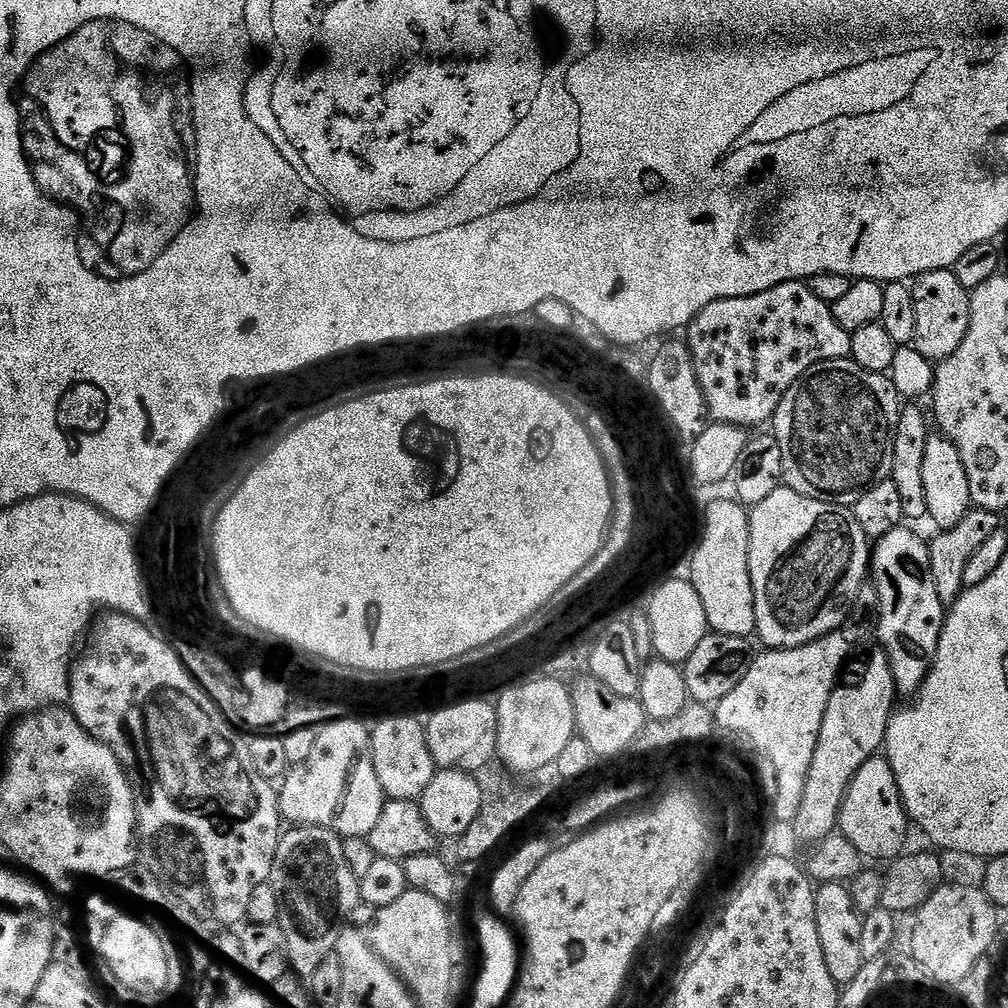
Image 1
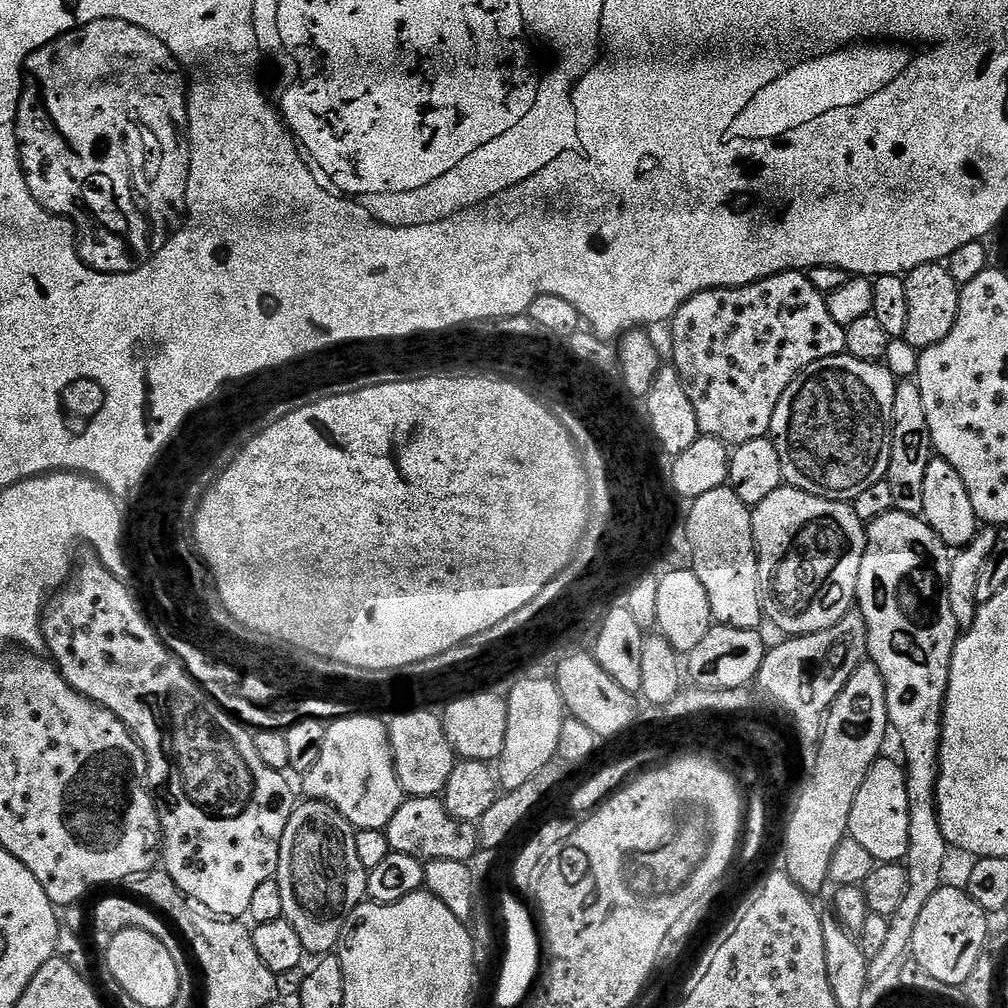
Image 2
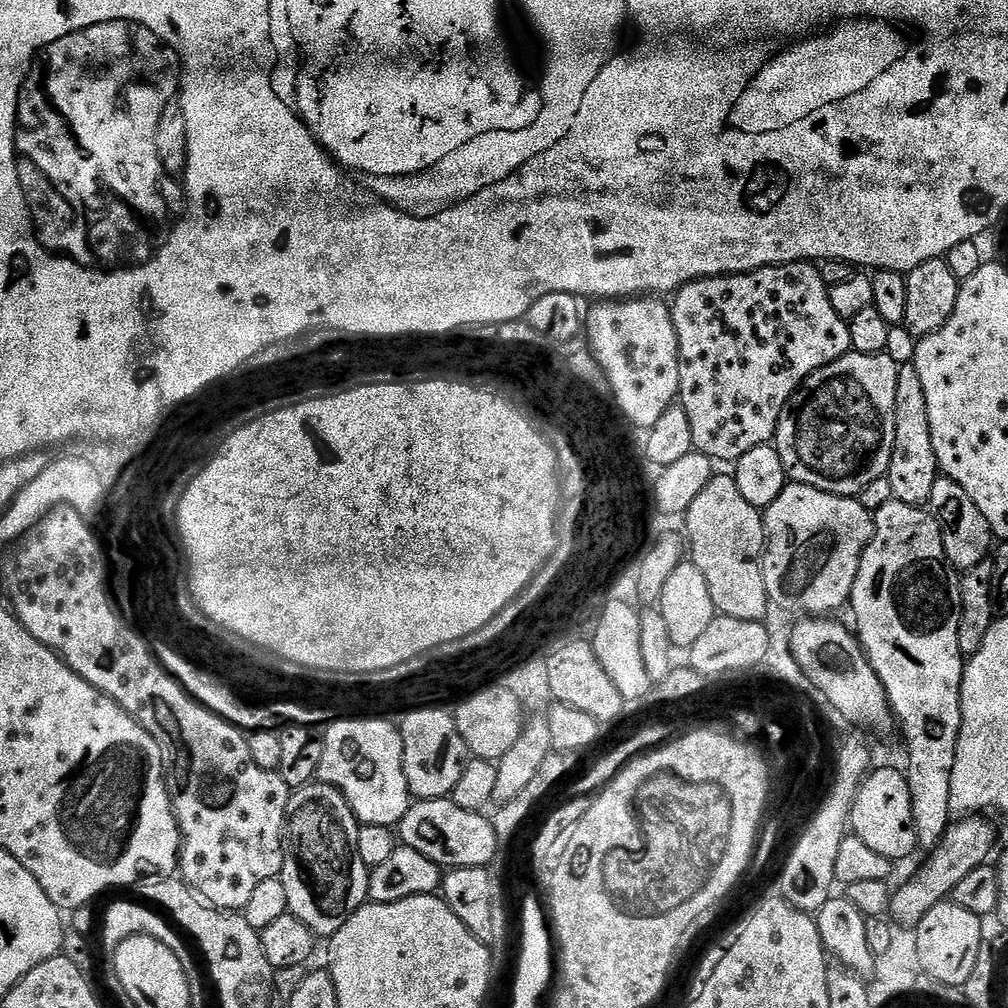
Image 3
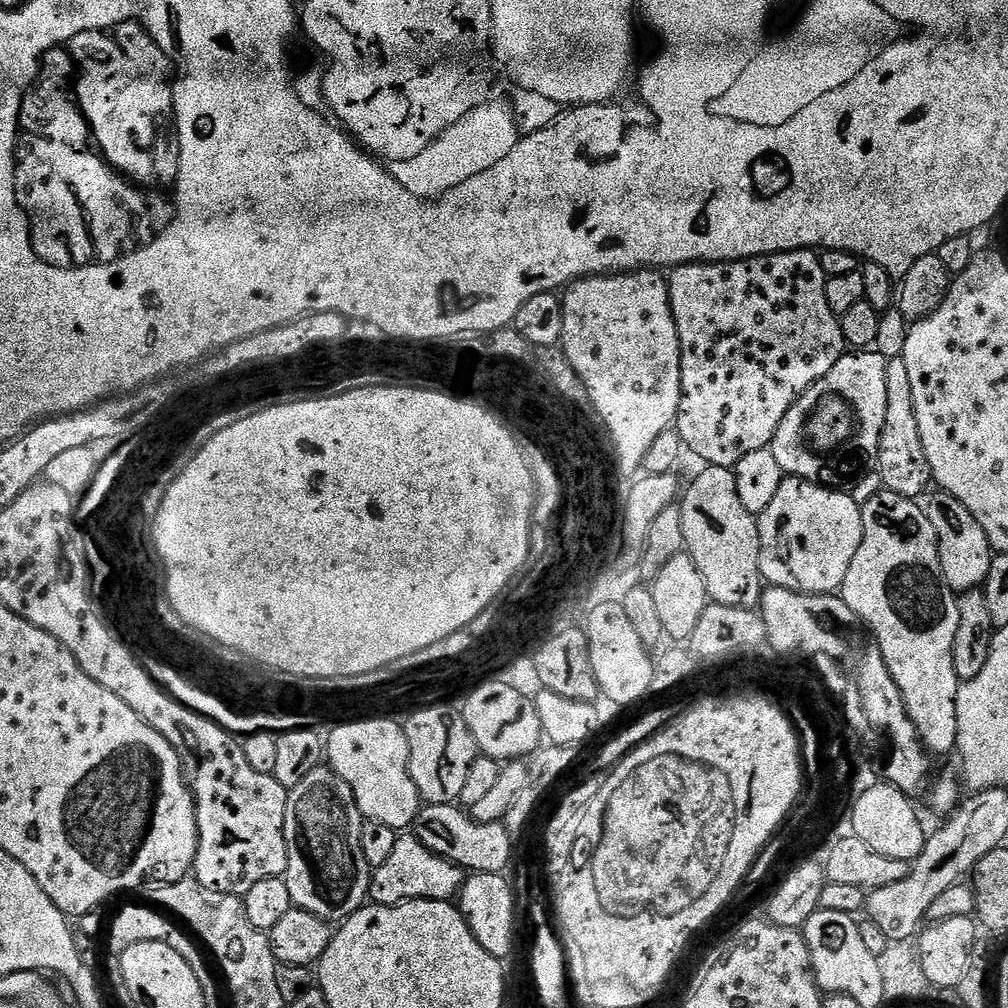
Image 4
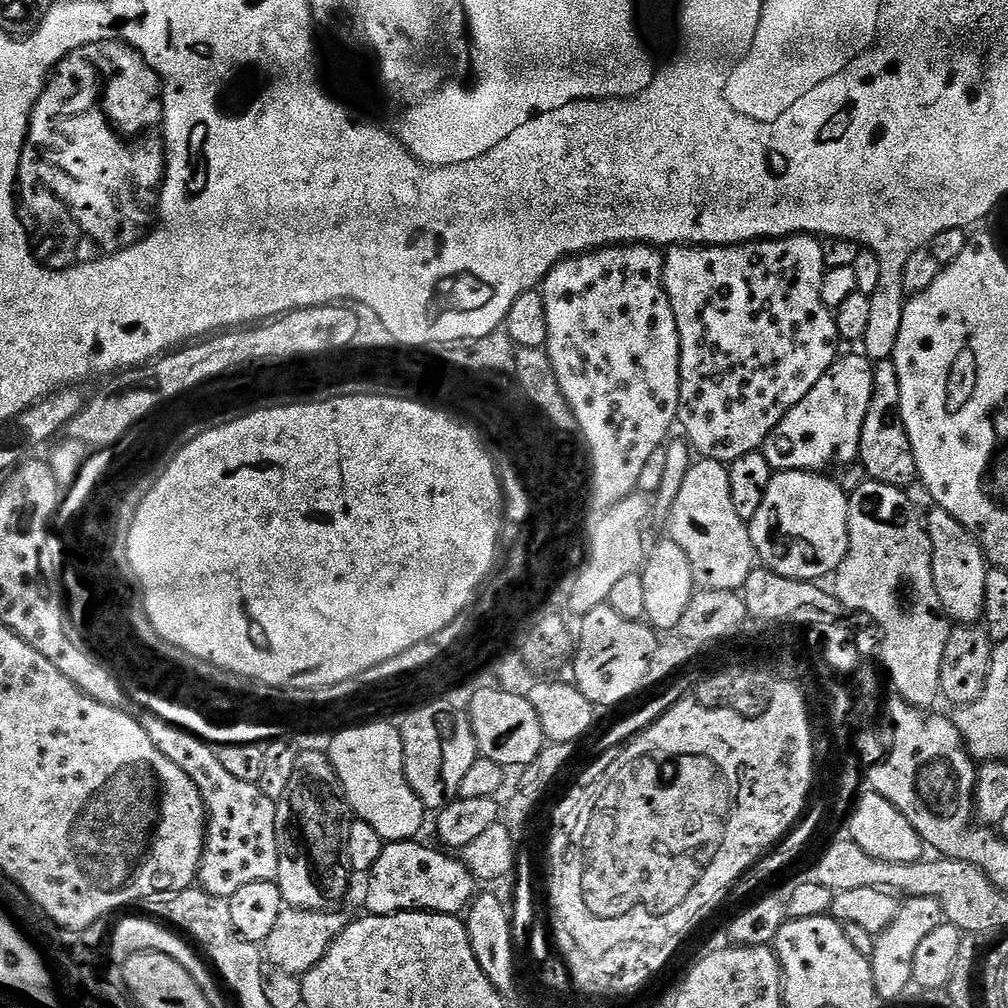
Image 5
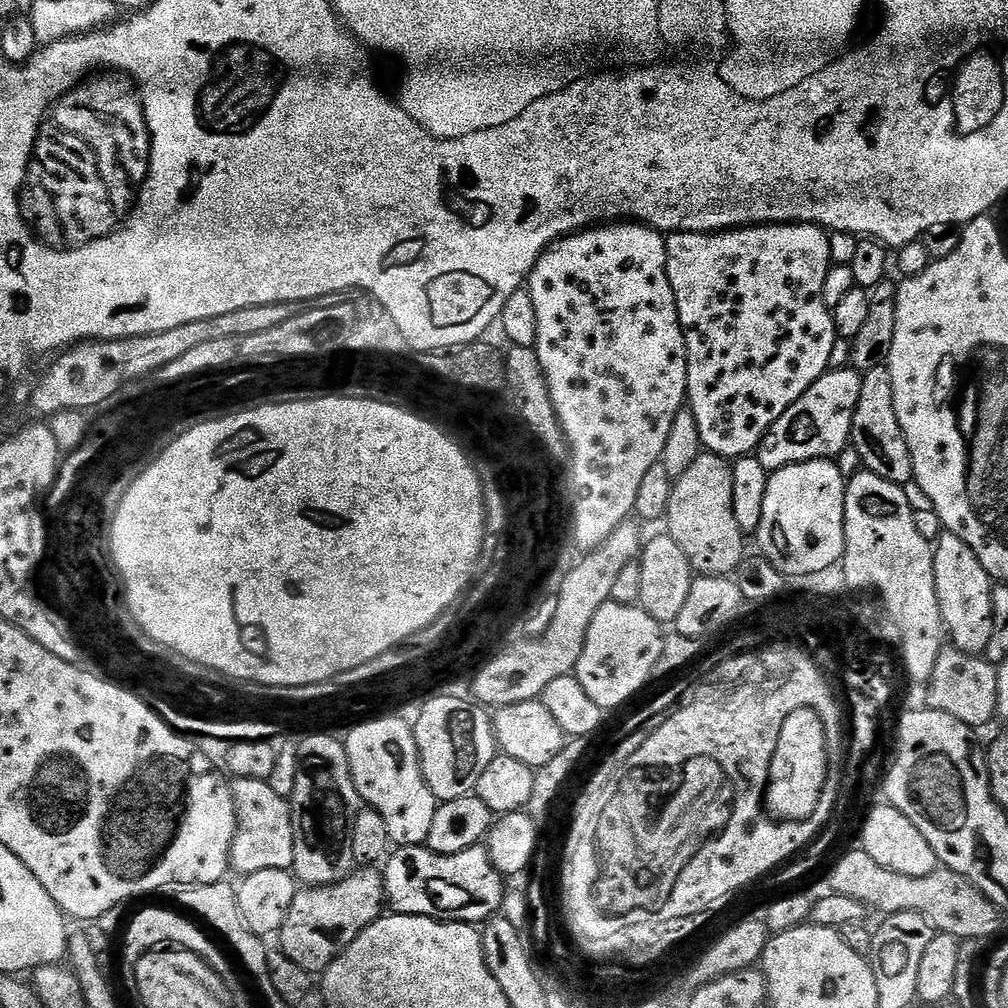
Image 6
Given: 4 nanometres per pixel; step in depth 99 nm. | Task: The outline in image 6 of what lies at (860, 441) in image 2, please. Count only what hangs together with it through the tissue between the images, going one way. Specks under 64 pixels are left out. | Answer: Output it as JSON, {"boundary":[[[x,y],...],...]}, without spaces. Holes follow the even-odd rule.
{"boundary":[[[851,366],[833,367],[824,373],[762,438],[754,455],[762,462],[769,474],[791,464],[801,464],[807,460],[831,460],[849,447],[852,439],[854,412],[858,406],[858,396],[862,394],[863,375]]]}

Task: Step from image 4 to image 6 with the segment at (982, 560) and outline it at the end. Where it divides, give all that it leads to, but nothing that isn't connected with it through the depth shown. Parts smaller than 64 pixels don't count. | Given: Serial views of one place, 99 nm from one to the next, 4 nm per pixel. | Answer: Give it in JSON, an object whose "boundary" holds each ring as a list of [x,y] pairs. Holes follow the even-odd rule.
{"boundary":[[[944,532],[940,541],[935,541],[934,586],[938,590],[938,606],[951,643],[963,652],[984,654],[988,651],[990,634],[994,634],[994,581],[986,574],[978,554],[962,538],[952,532]]]}

